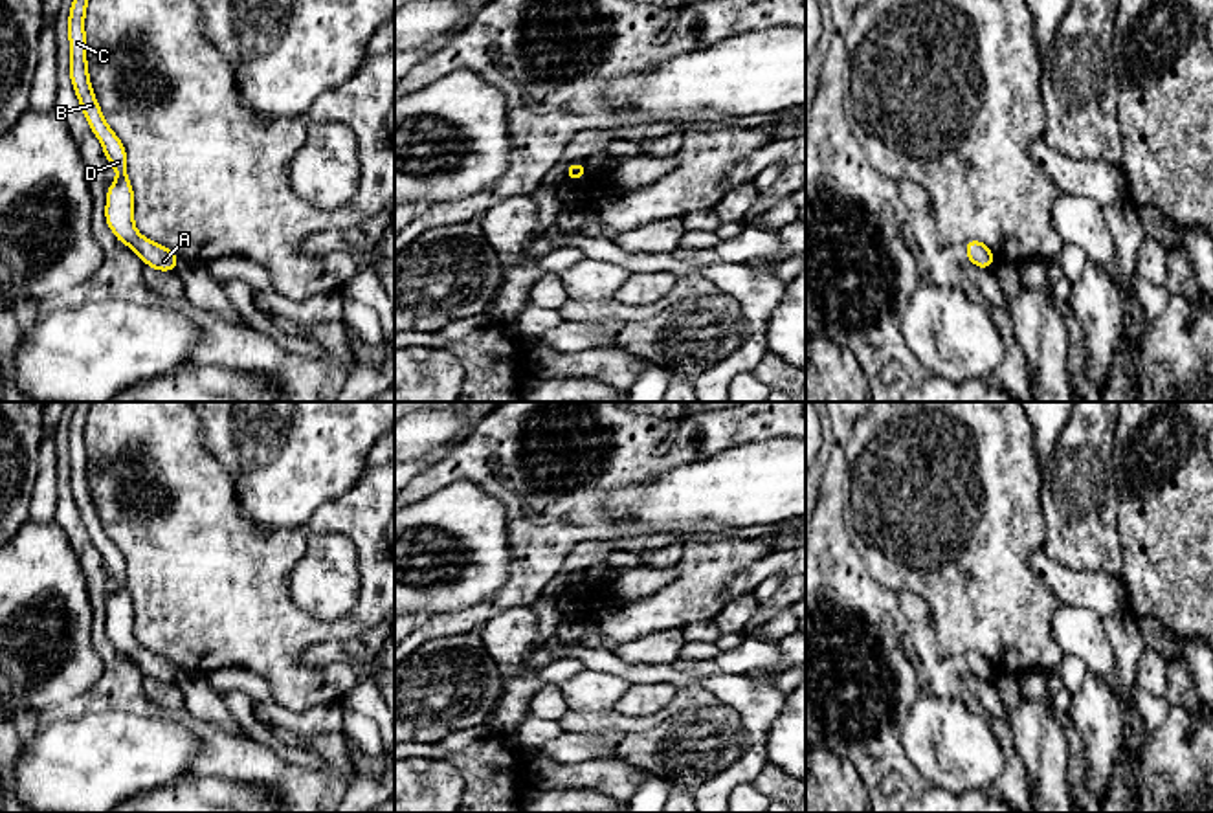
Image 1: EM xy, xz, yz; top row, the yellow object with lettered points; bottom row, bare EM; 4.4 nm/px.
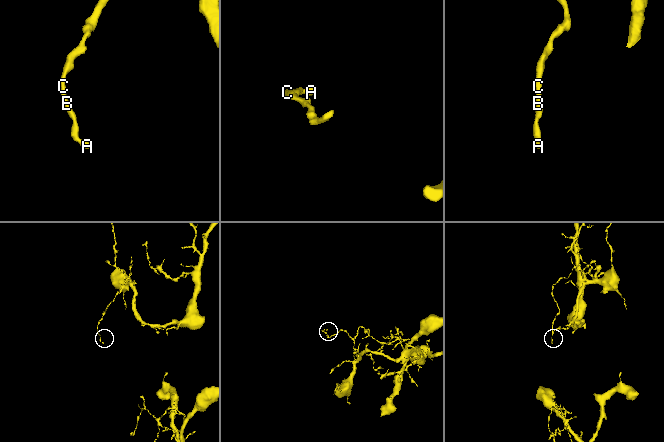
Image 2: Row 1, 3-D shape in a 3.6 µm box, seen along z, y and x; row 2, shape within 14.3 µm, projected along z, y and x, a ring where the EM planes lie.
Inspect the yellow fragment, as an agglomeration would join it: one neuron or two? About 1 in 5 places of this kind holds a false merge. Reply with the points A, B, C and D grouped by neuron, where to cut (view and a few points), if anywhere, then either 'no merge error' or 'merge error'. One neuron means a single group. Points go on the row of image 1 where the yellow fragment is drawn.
groups A B C D; cut none; no merge error

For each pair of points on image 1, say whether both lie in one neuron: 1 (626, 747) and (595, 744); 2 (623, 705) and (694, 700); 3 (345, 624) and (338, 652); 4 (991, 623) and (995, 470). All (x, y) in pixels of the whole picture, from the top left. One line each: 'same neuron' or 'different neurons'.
1: different neurons
2: different neurons
3: different neurons
4: same neuron

